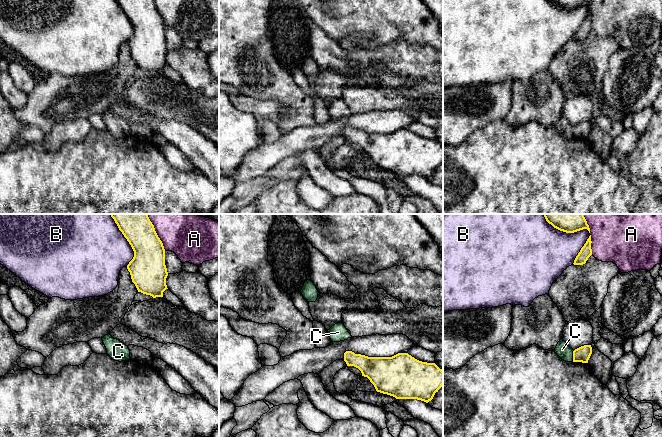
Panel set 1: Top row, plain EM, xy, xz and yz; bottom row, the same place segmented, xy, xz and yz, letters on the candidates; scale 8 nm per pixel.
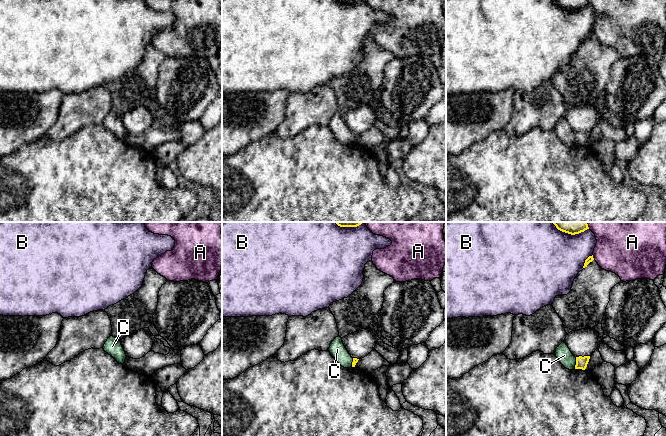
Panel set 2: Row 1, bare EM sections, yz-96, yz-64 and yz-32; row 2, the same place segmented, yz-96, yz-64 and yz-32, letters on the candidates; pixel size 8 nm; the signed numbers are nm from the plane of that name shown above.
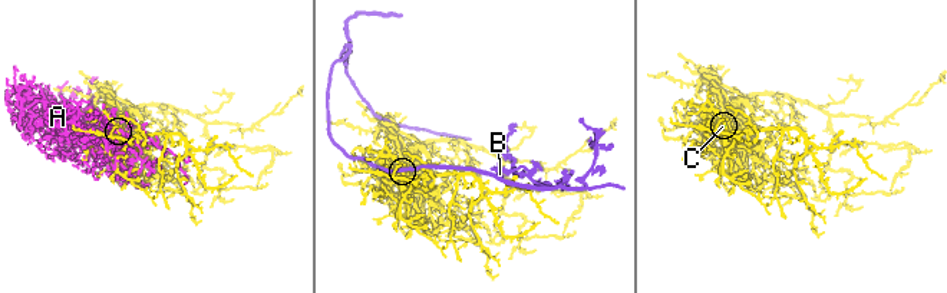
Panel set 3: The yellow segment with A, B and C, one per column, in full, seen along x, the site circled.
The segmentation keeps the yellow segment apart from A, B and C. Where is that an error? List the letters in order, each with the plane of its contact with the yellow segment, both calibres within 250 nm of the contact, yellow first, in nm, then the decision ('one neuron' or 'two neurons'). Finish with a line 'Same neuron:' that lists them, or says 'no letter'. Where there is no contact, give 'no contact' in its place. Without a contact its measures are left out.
A: xy | 280/280 nm | two neurons
B: xy | 280/440 nm | two neurons
C: yz | 130/110 nm | one neuron
Same neuron: C

